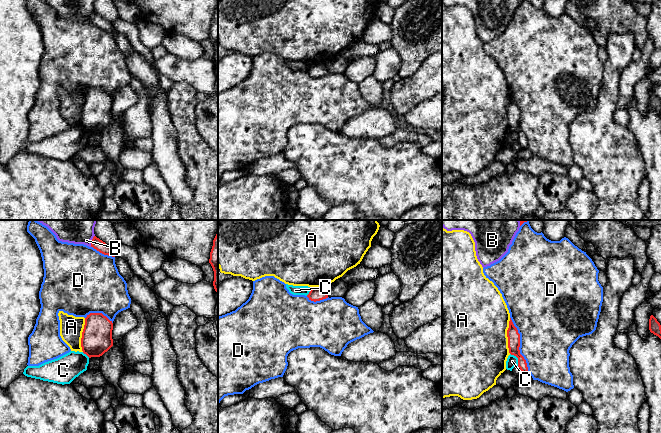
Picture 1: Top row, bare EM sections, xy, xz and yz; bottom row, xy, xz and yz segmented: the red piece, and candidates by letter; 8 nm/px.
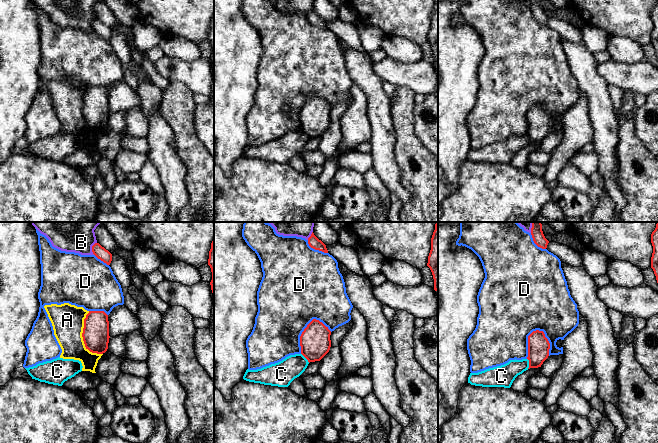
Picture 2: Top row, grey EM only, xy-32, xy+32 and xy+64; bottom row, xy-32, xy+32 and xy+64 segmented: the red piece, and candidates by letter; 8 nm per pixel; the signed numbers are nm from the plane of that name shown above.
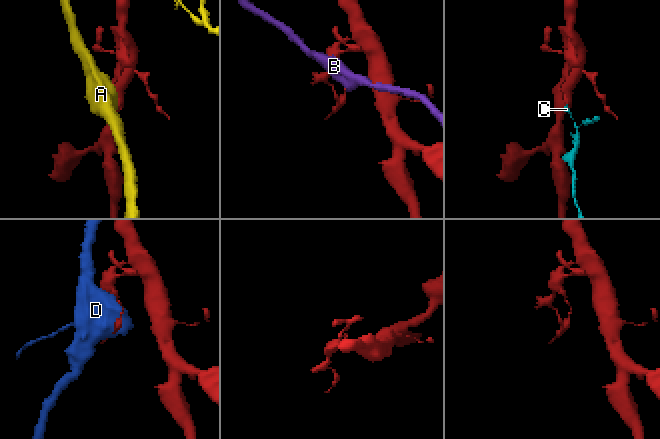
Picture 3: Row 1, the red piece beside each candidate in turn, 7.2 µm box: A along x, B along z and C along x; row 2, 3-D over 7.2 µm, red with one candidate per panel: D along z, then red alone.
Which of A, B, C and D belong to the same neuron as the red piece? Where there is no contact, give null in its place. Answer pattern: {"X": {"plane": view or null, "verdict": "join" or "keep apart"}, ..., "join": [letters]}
{"A": {"plane": "yz", "verdict": "keep apart"}, "B": {"plane": "xy", "verdict": "keep apart"}, "C": {"plane": "yz", "verdict": "keep apart"}, "D": {"plane": "yz", "verdict": "keep apart"}, "join": []}

